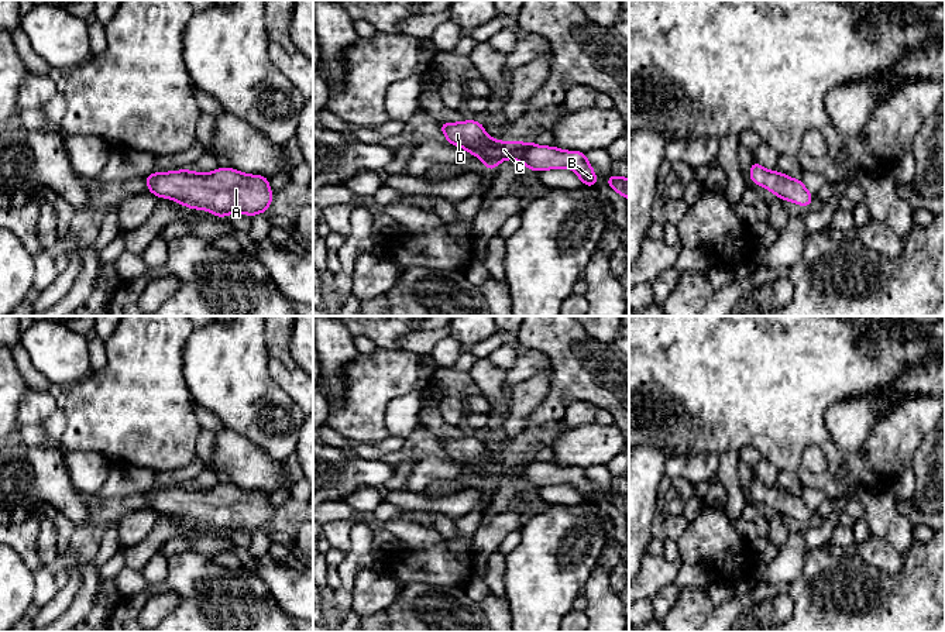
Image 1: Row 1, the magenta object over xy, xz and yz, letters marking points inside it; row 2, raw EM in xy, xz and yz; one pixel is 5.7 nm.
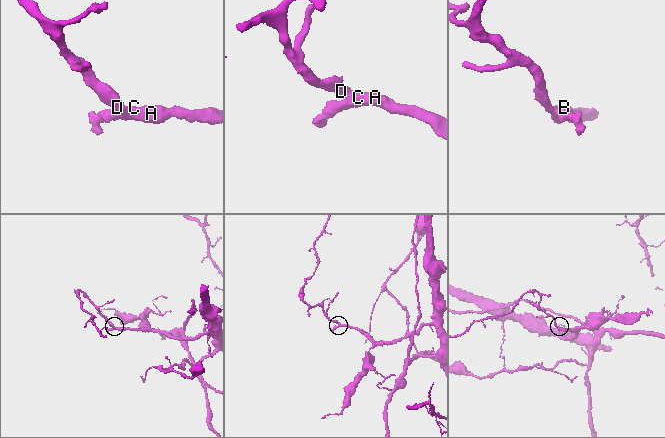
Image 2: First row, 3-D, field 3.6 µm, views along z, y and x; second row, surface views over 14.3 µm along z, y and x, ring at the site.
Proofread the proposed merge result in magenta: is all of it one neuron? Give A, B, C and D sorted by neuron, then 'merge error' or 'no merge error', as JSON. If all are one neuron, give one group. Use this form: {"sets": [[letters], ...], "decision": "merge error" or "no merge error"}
{"sets": [["A", "B", "C", "D"]], "decision": "no merge error"}

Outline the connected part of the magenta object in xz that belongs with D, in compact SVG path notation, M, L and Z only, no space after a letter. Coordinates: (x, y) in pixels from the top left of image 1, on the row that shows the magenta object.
M477 120L439 123L439 127L449 144L463 147L467 154L481 158L488 171L494 171L499 162L508 158L515 158L518 164L523 164L535 172L571 168L583 185L597 189L597 174L587 161L585 152L564 151L554 145L542 147L533 141L523 145L520 140L513 142L492 140Z

